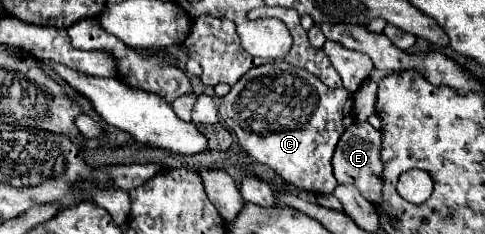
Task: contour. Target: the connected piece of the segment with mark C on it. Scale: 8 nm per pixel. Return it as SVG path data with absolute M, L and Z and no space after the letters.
M276 60L244 74L222 98L222 112L246 154L270 166L284 182L314 194L330 194L338 186L330 160L342 132L356 122L348 90L328 88L308 70Z

